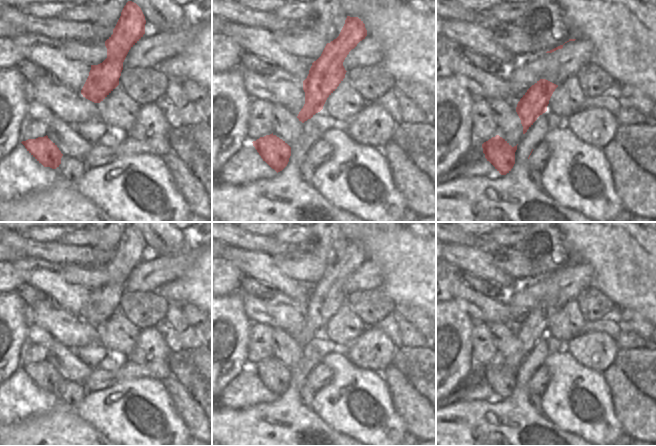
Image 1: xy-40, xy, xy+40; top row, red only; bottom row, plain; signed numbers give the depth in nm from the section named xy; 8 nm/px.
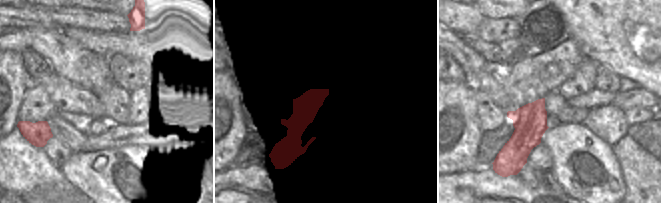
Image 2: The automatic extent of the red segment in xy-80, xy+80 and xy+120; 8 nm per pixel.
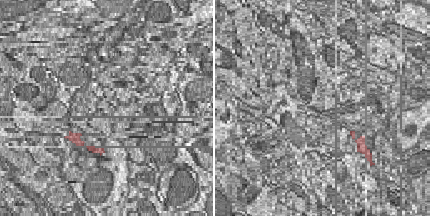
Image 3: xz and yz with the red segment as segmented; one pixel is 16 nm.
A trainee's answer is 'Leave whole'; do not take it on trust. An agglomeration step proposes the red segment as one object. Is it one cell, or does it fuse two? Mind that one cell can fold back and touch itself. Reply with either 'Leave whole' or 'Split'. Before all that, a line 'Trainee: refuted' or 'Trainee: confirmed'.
Trainee: refuted
Split.

